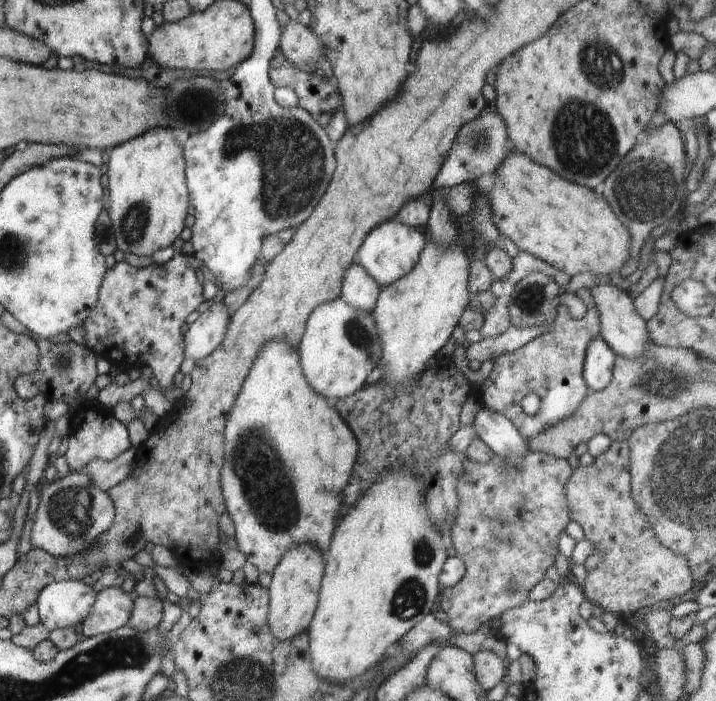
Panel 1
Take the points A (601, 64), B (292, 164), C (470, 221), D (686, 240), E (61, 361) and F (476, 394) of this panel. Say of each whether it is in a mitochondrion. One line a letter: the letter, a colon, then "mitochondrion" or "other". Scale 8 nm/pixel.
A: mitochondrion
B: mitochondrion
C: other
D: other
E: mitochondrion
F: other

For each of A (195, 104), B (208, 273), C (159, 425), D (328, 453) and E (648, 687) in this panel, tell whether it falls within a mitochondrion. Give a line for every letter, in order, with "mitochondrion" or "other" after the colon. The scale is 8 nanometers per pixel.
A: mitochondrion
B: other
C: other
D: other
E: other

